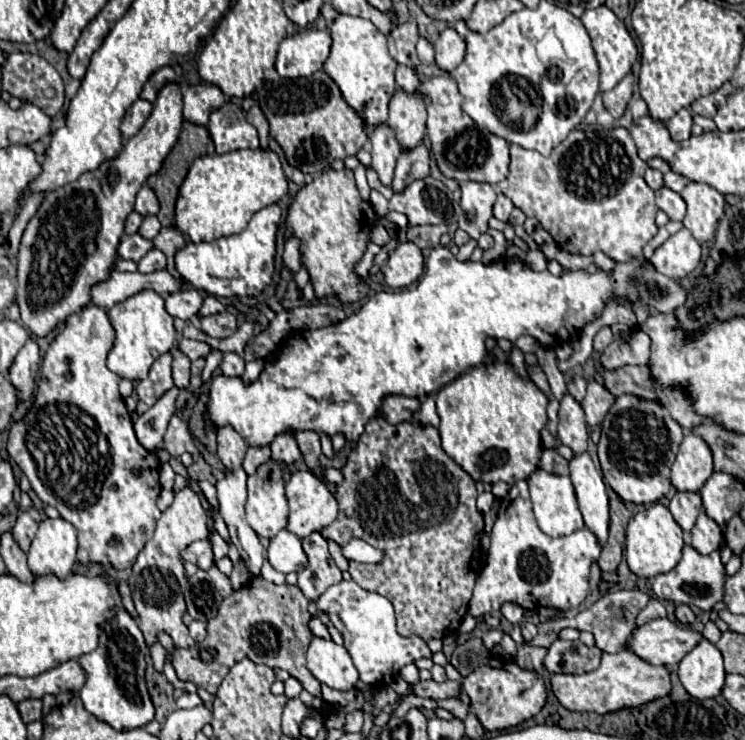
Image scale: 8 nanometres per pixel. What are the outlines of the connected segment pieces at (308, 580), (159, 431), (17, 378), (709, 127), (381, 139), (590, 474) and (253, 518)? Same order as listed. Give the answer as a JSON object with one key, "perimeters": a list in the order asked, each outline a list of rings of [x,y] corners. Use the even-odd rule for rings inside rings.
{"perimeters":[[[[310,533],[302,539],[308,565],[298,573],[298,585],[308,601],[316,601],[330,585],[342,579],[342,573],[328,553],[328,543],[320,533]]],[[[174,387],[164,397],[160,397],[154,407],[150,407],[144,415],[140,415],[138,421],[134,421],[136,437],[144,449],[156,451],[158,447],[162,447],[162,437],[166,433],[170,417],[174,415],[176,395],[178,395],[178,389]]],[[[28,339],[28,343],[16,355],[10,367],[10,381],[20,393],[20,399],[28,399],[34,391],[34,377],[40,365],[40,351],[36,339]]],[[[694,115],[694,125],[692,125],[692,135],[700,135],[700,133],[706,133],[706,131],[714,131],[716,125],[712,119],[708,117],[700,117],[700,115]]],[[[386,125],[376,127],[370,135],[370,141],[372,141],[372,169],[378,173],[380,183],[390,187],[396,159],[402,153],[402,149],[394,139],[394,131]]],[[[588,453],[576,455],[570,461],[570,479],[576,489],[576,497],[580,503],[586,529],[596,535],[600,545],[606,545],[608,525],[610,525],[608,493],[602,475],[594,467]]],[[[274,459],[262,463],[256,473],[248,477],[246,523],[258,535],[268,539],[272,539],[288,523],[282,465]]]]}

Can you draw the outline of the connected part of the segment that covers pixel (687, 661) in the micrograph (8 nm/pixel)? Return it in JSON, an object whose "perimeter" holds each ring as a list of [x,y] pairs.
{"perimeter":[[[704,639],[680,661],[678,677],[684,689],[694,699],[704,701],[722,695],[726,671],[720,651],[710,641]]]}

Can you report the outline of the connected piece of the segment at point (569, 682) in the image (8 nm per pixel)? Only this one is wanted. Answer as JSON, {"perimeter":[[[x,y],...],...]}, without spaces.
{"perimeter":[[[624,649],[620,653],[604,653],[602,663],[592,673],[582,675],[552,675],[552,691],[562,707],[568,711],[590,711],[598,715],[614,713],[626,707],[638,707],[658,697],[666,697],[672,691],[670,671],[664,665],[650,665],[634,651]]]}

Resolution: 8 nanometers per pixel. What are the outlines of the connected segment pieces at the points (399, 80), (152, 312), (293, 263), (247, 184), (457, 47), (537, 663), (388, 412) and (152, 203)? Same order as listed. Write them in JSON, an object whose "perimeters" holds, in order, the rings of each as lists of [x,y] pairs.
{"perimeters":[[[[398,65],[398,69],[396,69],[396,85],[402,89],[402,93],[414,93],[418,83],[420,83],[420,77],[418,77],[418,73],[414,69]]],[[[140,291],[130,299],[114,305],[108,317],[116,329],[116,341],[108,353],[108,369],[124,379],[140,381],[148,377],[150,365],[158,355],[168,353],[176,343],[176,329],[172,315],[164,309],[164,299],[154,291]]],[[[290,235],[284,249],[284,265],[288,265],[294,273],[300,269],[300,243],[296,235]]],[[[240,149],[224,155],[202,155],[194,159],[184,183],[180,185],[174,209],[174,227],[182,235],[190,237],[192,243],[242,233],[250,223],[250,217],[254,217],[258,209],[280,201],[286,189],[286,175],[278,155],[272,151]]],[[[446,27],[438,41],[434,43],[434,51],[436,51],[436,65],[442,69],[442,71],[448,71],[452,73],[464,59],[464,41],[462,37],[452,29],[452,27]]],[[[520,645],[518,647],[518,655],[516,655],[516,663],[522,667],[522,669],[530,669],[530,671],[538,671],[542,667],[542,661],[546,657],[546,651],[544,647],[536,647],[536,645]]],[[[386,395],[382,405],[380,405],[380,415],[388,423],[402,423],[402,421],[412,421],[414,411],[418,411],[420,401],[410,399],[410,397],[400,397],[400,395]]],[[[142,185],[142,189],[136,195],[136,207],[134,207],[142,217],[146,215],[156,215],[158,213],[158,199],[154,191],[148,185]]]]}

